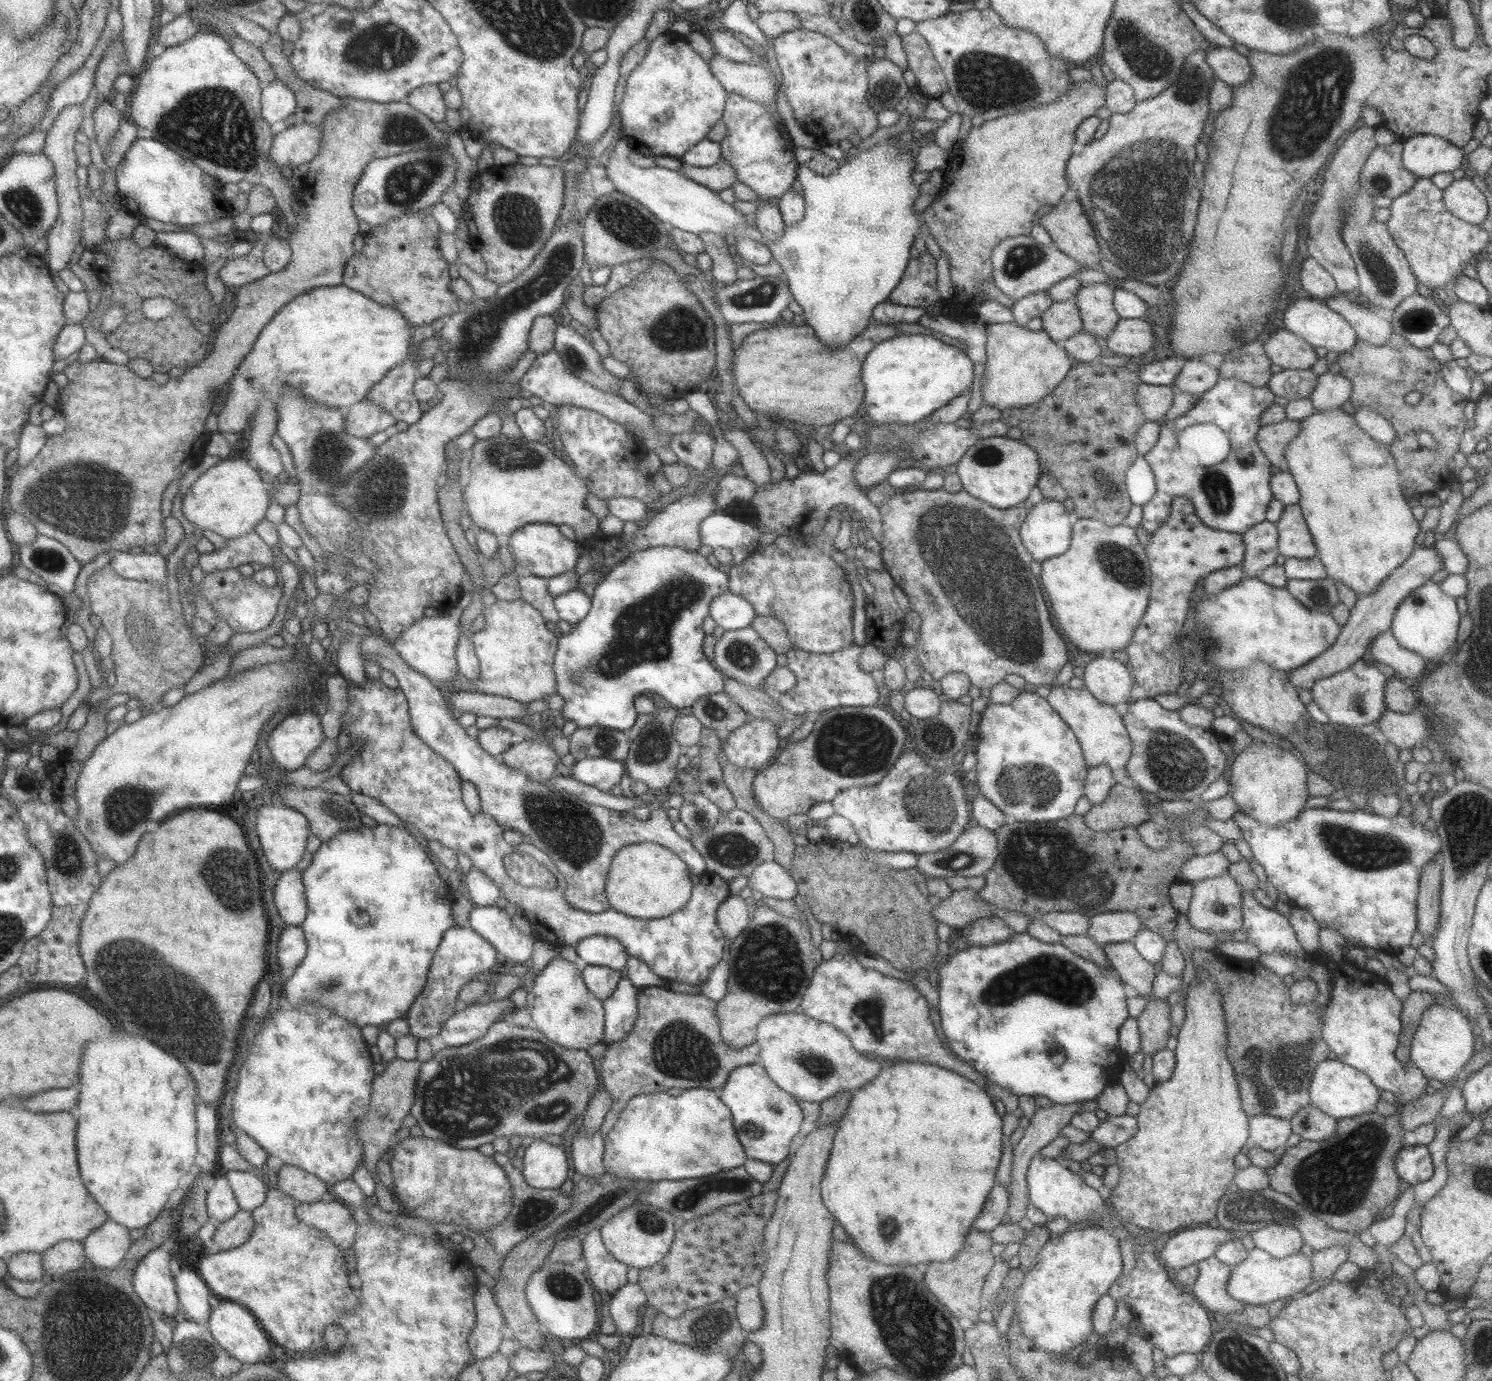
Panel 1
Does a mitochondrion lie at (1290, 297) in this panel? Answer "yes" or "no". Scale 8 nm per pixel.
no

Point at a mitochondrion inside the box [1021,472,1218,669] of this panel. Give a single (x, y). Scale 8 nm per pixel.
(1119, 560)

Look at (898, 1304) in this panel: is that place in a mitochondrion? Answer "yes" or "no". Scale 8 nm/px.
yes

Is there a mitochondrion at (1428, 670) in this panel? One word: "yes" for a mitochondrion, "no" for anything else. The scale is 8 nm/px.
no

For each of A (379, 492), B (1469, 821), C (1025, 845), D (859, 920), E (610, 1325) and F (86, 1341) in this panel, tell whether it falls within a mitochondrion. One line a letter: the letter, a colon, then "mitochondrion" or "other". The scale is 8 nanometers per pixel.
A: mitochondrion
B: mitochondrion
C: mitochondrion
D: other
E: other
F: mitochondrion

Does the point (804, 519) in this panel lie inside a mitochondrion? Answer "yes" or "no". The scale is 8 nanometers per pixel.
no

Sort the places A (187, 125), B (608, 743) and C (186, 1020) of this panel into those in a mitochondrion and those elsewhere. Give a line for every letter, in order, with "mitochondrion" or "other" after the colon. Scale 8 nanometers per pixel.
A: mitochondrion
B: mitochondrion
C: mitochondrion

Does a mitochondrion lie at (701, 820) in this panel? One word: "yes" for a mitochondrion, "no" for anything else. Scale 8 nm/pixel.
yes

